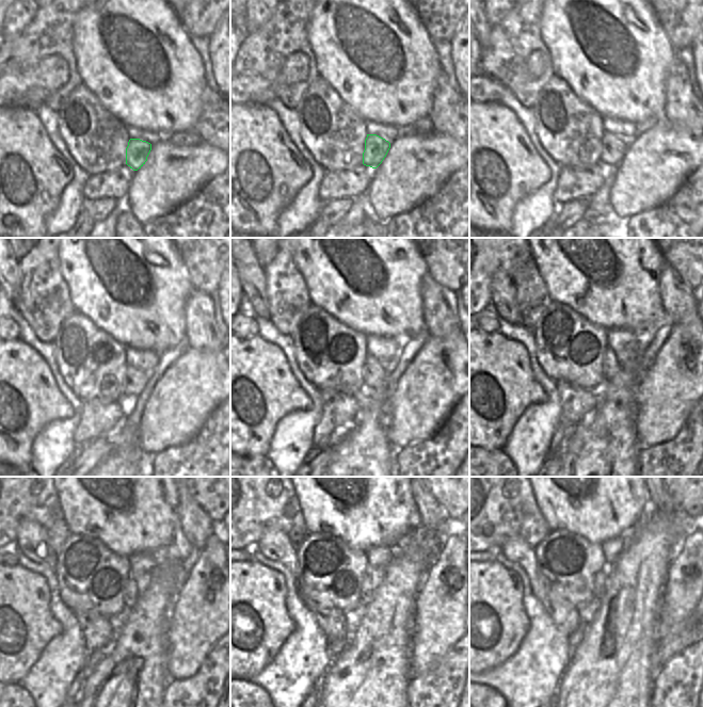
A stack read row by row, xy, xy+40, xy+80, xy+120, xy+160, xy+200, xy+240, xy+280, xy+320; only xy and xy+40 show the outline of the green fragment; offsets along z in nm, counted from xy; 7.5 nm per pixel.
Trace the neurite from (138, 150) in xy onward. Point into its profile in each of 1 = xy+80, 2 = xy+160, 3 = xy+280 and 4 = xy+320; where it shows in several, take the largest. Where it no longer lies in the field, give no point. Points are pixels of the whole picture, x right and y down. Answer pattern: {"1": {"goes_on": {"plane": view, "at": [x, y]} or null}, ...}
{"1": {"goes_on": {"plane": "xy+80", "at": [613, 147]}}, "2": {"goes_on": {"plane": "xy+160", "at": [374, 374]}}, "3": {"goes_on": {"plane": "xy+280", "at": [367, 588]}}, "4": {"goes_on": {"plane": "xy+320", "at": [600, 578]}}}

